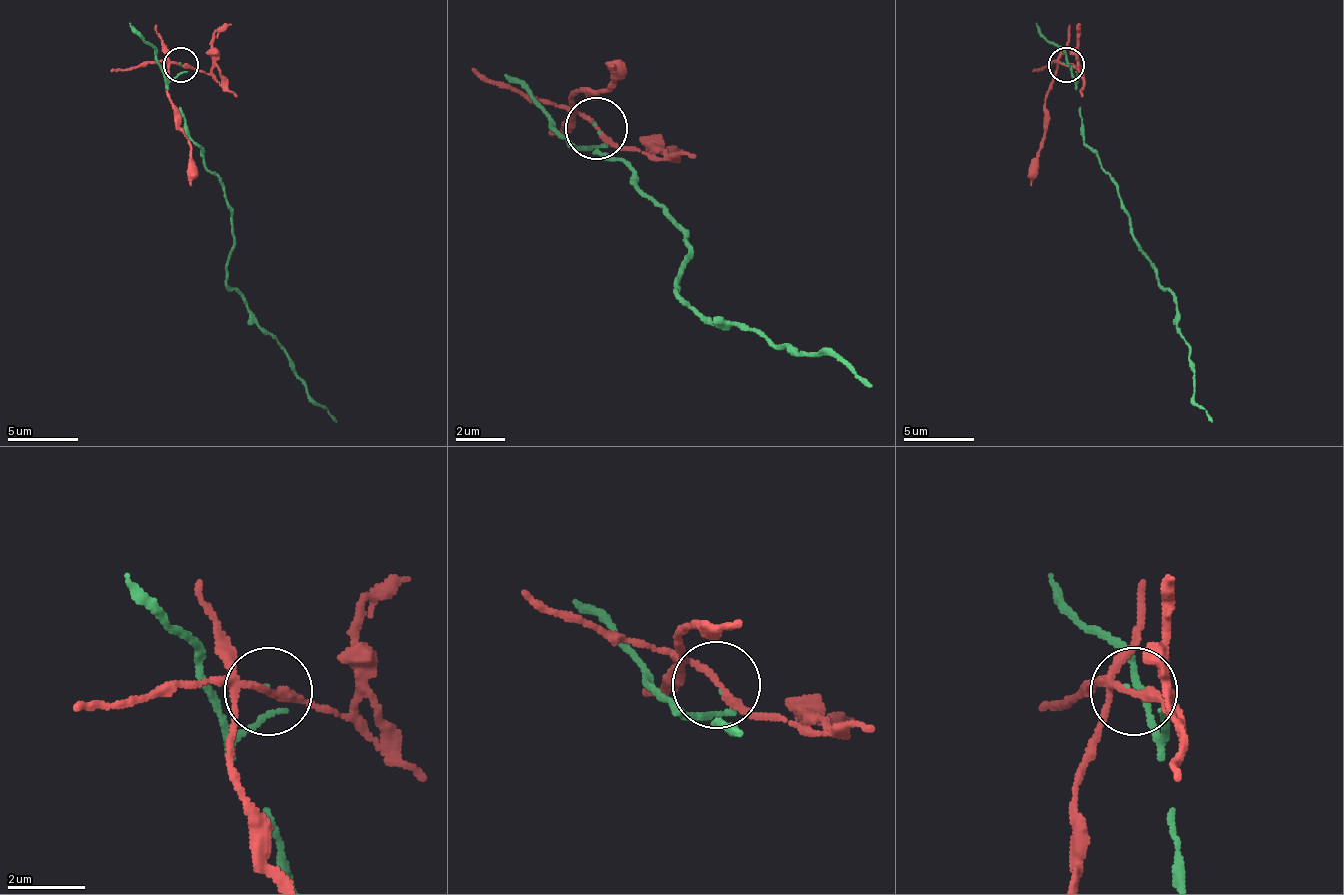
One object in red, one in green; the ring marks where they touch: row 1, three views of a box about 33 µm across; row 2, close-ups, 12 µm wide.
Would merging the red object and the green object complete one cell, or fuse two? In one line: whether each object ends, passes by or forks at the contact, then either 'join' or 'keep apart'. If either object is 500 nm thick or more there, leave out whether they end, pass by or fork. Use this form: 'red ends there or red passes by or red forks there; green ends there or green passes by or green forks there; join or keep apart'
red passes by; green ends there; keep apart

